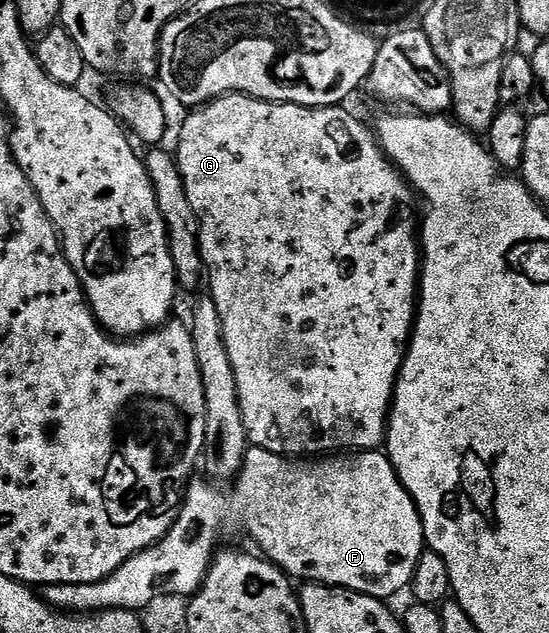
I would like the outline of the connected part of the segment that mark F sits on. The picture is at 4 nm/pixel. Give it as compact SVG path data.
M252 446L247 449L234 481L236 485L227 496L222 489L199 478L193 479L170 530L157 544L122 562L122 566L104 580L93 584L50 584L43 589L42 598L50 607L67 614L111 608L143 610L155 596L191 598L200 591L204 575L214 559L215 544L224 536L224 528L228 532L244 531L260 547L258 552L263 559L272 561L281 572L300 582L328 584L382 601L411 585L418 558L426 551L424 531L416 504L383 451L360 450L355 454L328 454L323 458L289 458Z

